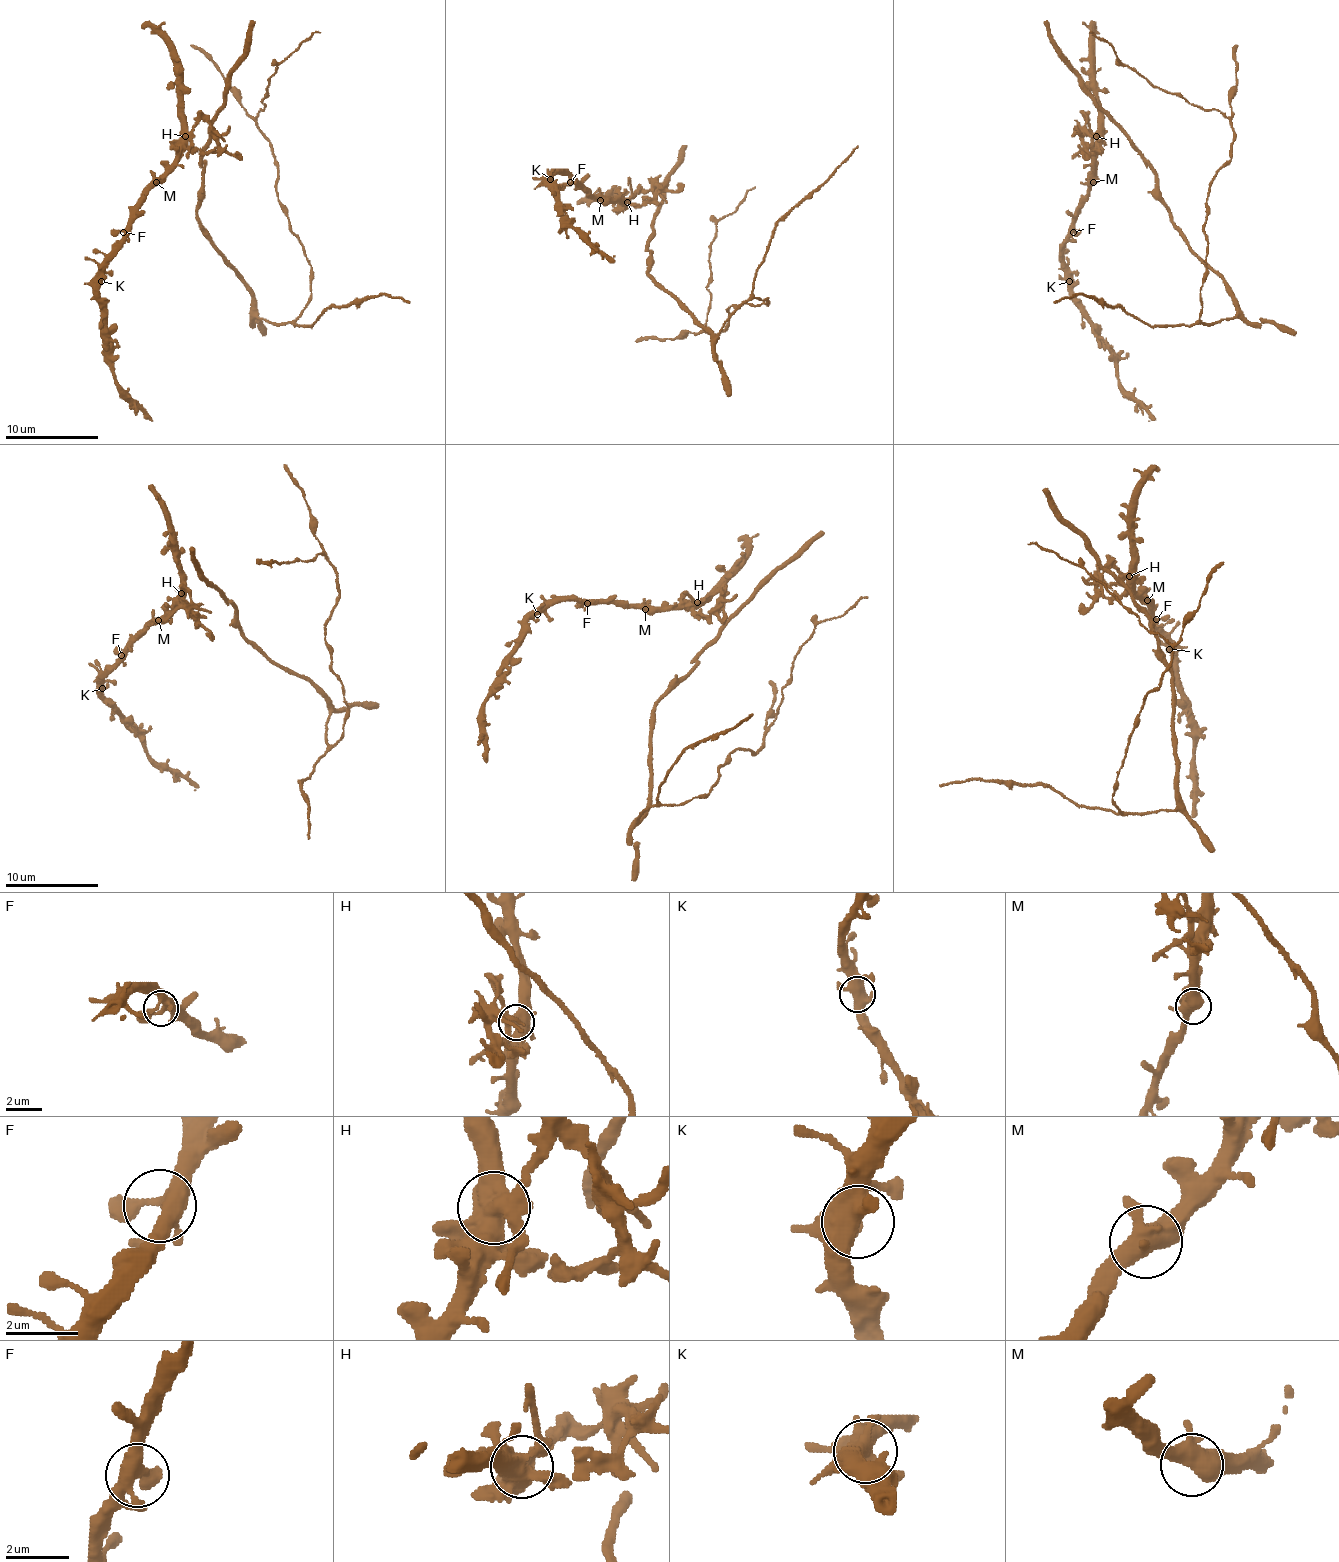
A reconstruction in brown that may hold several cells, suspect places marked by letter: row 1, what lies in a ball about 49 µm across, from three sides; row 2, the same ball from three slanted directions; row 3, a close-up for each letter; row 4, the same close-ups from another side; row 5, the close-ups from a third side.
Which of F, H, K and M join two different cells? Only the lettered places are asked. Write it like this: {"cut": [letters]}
{"cut": ["H"]}

